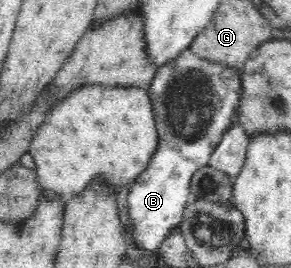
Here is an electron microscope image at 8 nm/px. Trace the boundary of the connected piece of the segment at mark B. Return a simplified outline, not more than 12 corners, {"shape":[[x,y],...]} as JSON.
{"shape":[[190,48],[147,91],[159,145],[128,195],[158,251],[235,124],[241,71]]}

